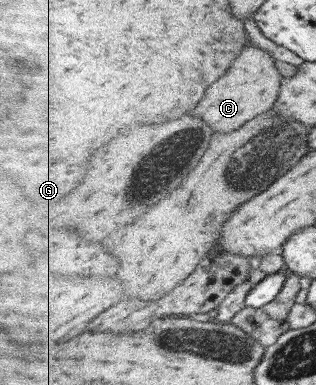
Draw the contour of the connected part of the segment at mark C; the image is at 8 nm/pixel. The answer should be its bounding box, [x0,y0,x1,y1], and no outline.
[194,44,283,133]

